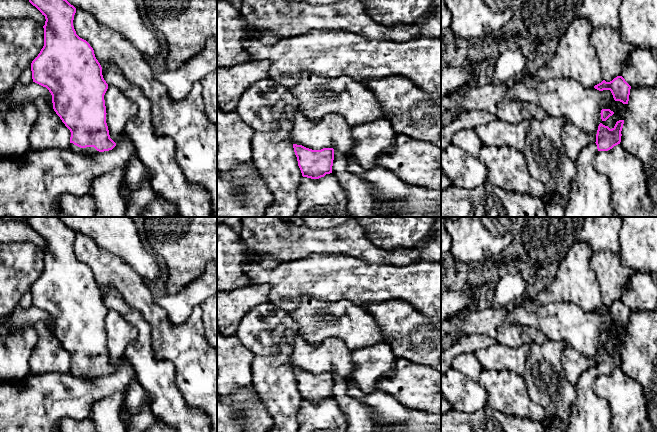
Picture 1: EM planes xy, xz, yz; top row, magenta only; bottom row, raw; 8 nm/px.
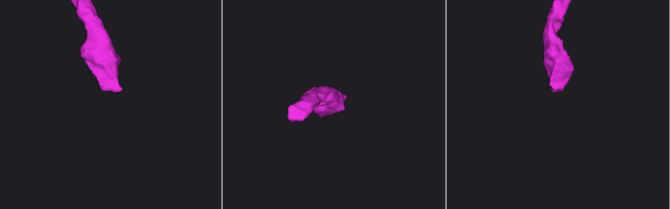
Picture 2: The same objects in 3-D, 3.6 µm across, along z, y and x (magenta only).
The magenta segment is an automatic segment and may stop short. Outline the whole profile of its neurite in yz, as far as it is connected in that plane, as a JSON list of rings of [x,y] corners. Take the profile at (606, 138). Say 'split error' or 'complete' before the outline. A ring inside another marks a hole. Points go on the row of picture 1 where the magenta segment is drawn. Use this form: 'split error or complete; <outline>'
split error; [[[624,120],[610,129],[599,124],[596,142],[582,149],[575,162],[577,173],[570,198],[565,206],[564,217],[619,217],[611,207],[610,183],[604,174],[594,168],[594,159],[599,151],[608,151],[621,142]]]

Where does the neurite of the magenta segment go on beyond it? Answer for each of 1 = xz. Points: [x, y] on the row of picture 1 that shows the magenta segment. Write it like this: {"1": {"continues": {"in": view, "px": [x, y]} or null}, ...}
{"1": {"continues": null}}

